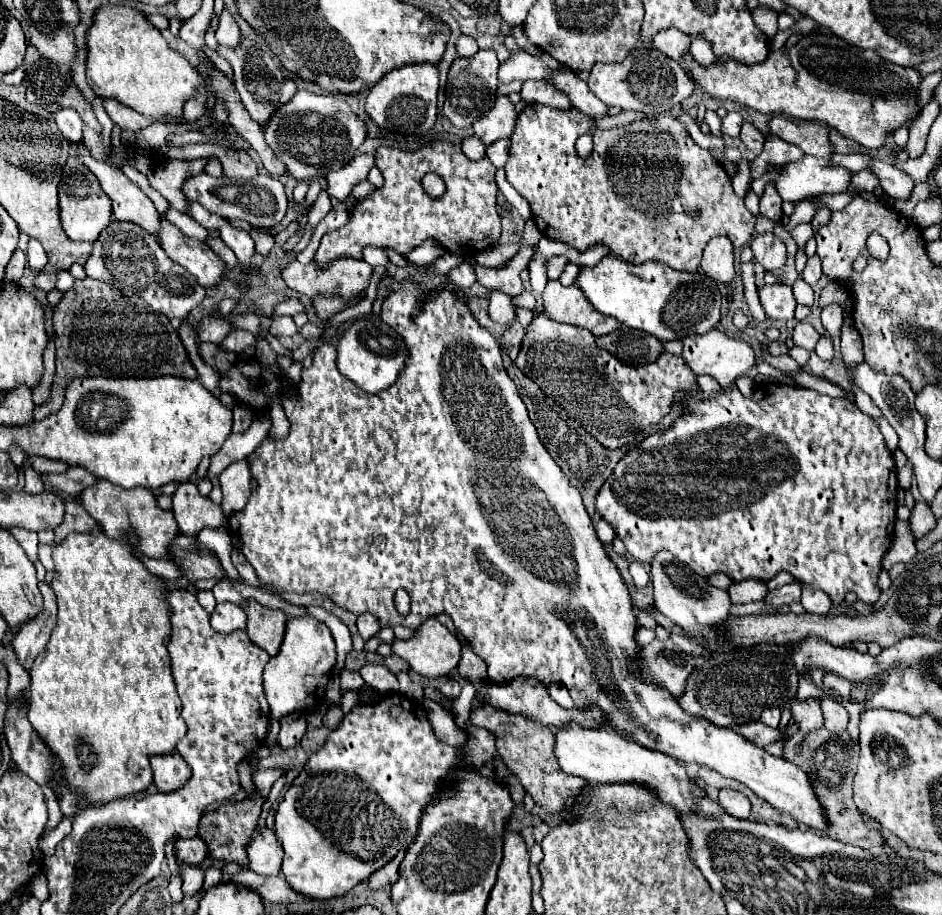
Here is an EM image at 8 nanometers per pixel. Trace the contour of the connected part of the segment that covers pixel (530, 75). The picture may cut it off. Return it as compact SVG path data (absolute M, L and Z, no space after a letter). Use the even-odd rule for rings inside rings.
M525 51L513 53L507 61L499 67L498 80L510 83L514 80L542 80L547 79L547 73L555 73L555 69L561 69L563 65L555 61L553 57L547 57L543 53L541 57L533 57Z

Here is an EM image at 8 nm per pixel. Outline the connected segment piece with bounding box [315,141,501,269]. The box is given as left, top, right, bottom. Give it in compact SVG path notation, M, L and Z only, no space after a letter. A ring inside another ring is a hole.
M435 141L423 149L413 153L401 151L397 147L379 147L375 153L375 165L385 177L383 187L375 189L369 197L357 201L349 211L349 219L341 229L327 231L321 239L321 245L315 255L315 263L319 267L327 267L331 261L341 257L363 259L363 247L379 247L393 249L401 255L413 251L421 241L435 239L443 249L453 255L477 255L493 245L497 245L501 235L501 217L497 213L497 185L495 185L495 165L483 157L479 161L471 161L463 155L461 147L451 141ZM429 172L438 173L445 183L445 193L441 197L429 197L423 189L421 181Z

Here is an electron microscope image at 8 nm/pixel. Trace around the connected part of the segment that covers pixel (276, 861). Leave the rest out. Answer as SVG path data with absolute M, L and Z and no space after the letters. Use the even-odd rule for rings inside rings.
M263 827L247 845L249 867L259 875L279 875L283 847L273 829Z

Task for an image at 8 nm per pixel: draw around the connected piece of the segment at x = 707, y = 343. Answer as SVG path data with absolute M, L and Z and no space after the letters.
M711 329L711 333L683 339L683 359L697 375L711 375L721 387L729 387L737 377L743 377L755 365L755 351L747 341L727 337L721 329Z

